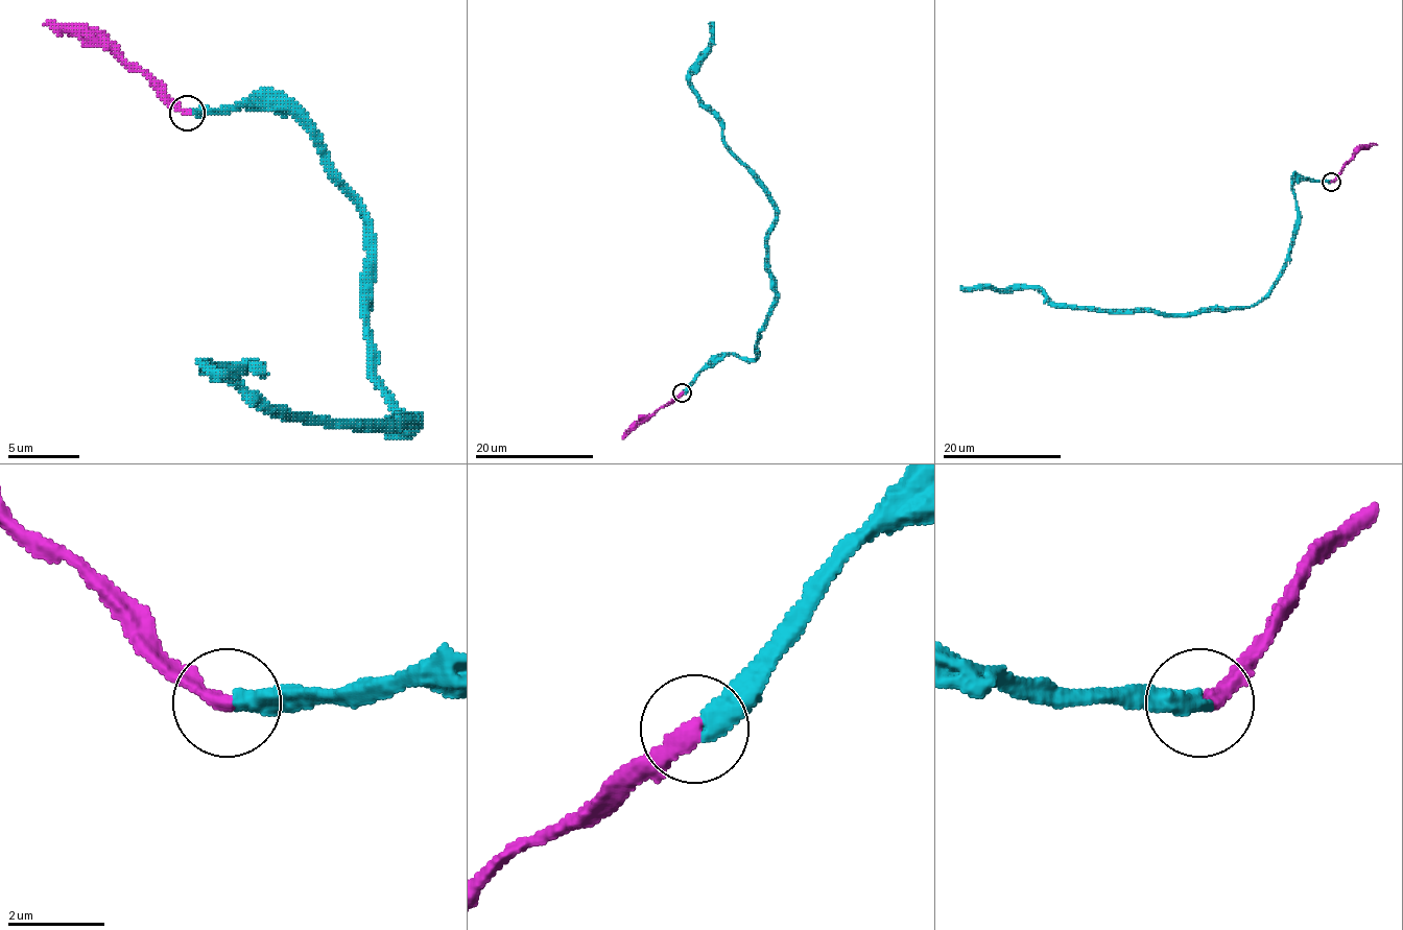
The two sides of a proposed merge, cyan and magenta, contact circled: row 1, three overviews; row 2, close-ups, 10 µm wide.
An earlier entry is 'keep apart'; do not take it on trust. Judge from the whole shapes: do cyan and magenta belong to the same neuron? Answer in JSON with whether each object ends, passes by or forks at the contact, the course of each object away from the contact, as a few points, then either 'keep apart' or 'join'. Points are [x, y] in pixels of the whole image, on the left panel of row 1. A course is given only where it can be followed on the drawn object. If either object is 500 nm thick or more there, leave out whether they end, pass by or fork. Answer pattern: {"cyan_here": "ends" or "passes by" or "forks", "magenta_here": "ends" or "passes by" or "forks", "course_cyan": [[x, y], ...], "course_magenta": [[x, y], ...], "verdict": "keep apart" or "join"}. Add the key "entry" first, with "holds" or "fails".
{"entry": "fails", "cyan_here": "ends", "magenta_here": "ends", "course_cyan": [[190, 114], [283, 106], [357, 199], [369, 374], [411, 424], [276, 416], [208, 371], [264, 366]], "course_magenta": [[186, 114], [97, 39], [43, 24]], "verdict": "join"}

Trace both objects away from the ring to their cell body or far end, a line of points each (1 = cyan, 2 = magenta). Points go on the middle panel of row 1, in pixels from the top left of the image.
1: (683, 392), (728, 354), (757, 356), (775, 277), (775, 203), (690, 81), (714, 22)
2: (682, 392), (638, 423), (622, 438)

